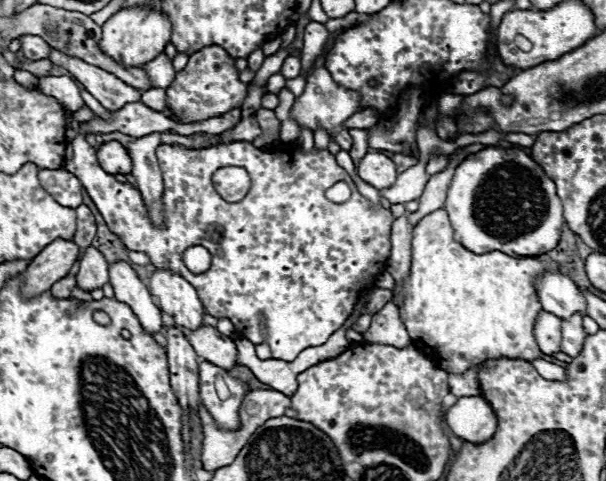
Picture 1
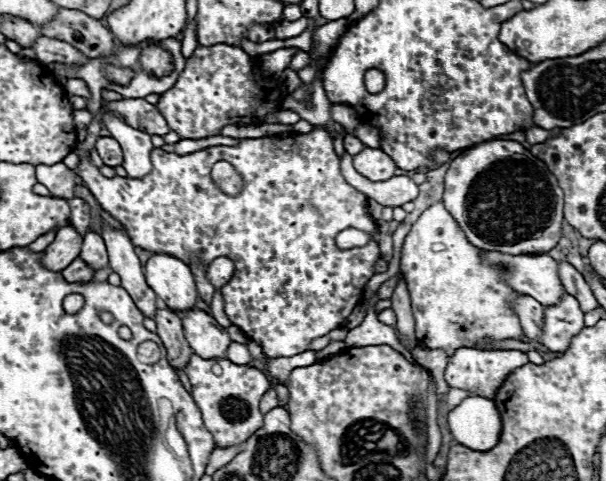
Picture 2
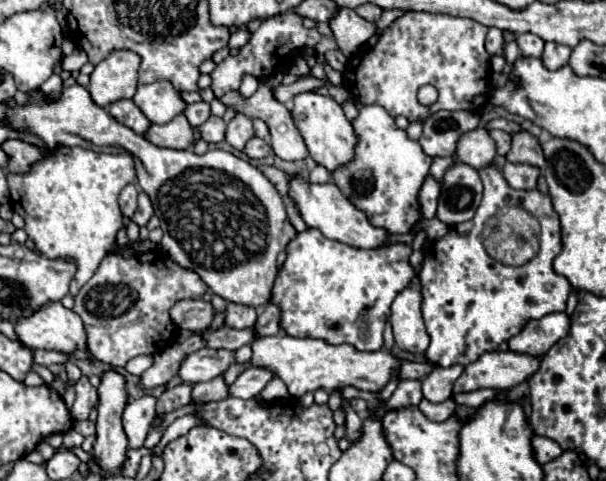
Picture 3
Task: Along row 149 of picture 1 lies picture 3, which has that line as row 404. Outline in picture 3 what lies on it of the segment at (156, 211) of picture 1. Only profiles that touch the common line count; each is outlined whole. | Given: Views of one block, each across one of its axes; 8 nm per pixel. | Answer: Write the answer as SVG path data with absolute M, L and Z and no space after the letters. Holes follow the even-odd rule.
M142 396L126 404L124 414L122 414L122 426L128 436L128 448L138 450L144 446L144 440L152 428L154 416L156 416L154 396Z

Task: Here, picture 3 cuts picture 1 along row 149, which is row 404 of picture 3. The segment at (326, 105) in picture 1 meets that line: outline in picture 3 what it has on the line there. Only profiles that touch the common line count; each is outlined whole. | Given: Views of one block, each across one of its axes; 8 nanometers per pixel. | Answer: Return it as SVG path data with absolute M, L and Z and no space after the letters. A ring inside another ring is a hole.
M348 400L342 402L342 410L344 410L344 414L346 414L346 438L352 442L352 440L356 440L356 436L360 436L362 418L350 408L350 402L348 402Z

